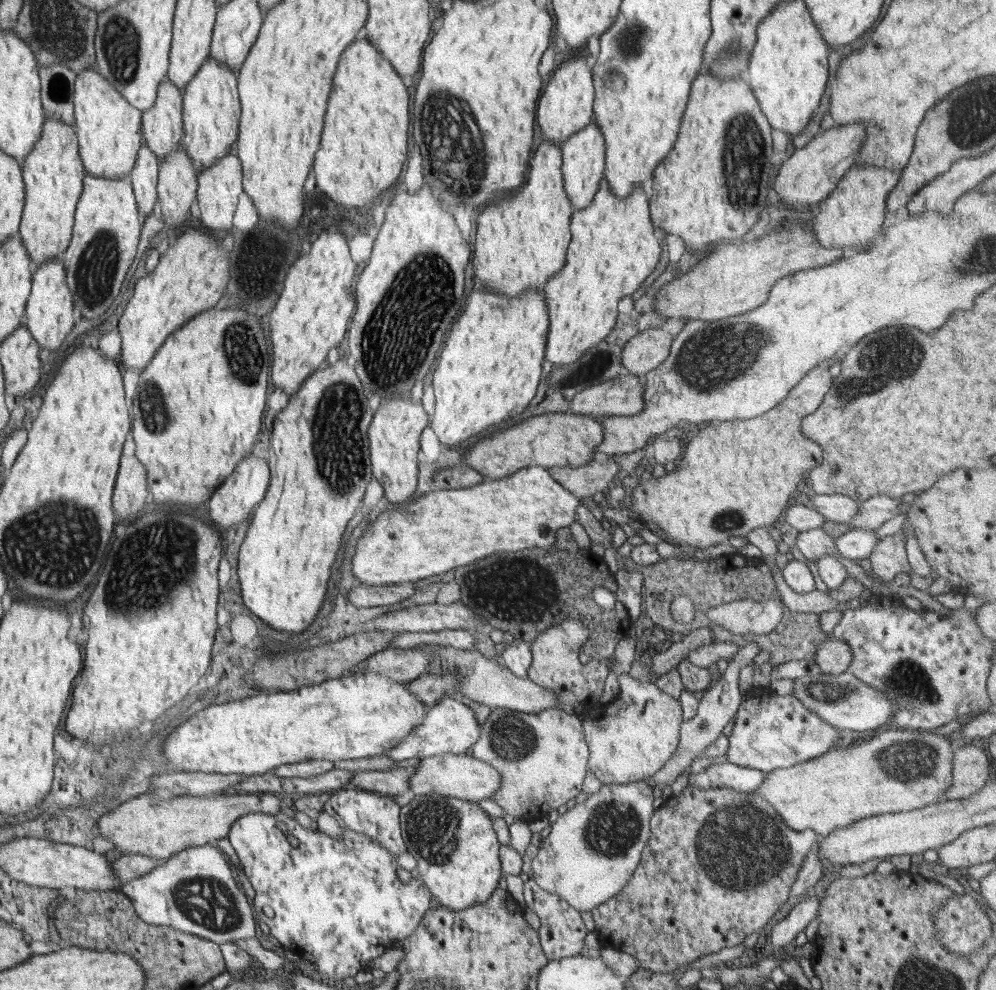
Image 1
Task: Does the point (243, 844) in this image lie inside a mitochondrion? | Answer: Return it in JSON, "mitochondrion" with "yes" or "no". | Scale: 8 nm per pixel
{"mitochondrion":"no"}

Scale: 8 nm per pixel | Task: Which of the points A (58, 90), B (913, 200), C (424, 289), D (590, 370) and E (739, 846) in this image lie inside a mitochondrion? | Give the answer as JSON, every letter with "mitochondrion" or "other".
{"A":"mitochondrion","B":"other","C":"mitochondrion","D":"mitochondrion","E":"mitochondrion"}

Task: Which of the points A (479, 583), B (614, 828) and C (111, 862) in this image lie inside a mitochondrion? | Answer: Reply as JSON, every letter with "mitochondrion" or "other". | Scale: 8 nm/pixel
{"A":"mitochondrion","B":"mitochondrion","C":"other"}

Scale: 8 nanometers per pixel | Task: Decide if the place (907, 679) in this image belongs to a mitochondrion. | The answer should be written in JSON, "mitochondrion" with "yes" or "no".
{"mitochondrion":"yes"}

